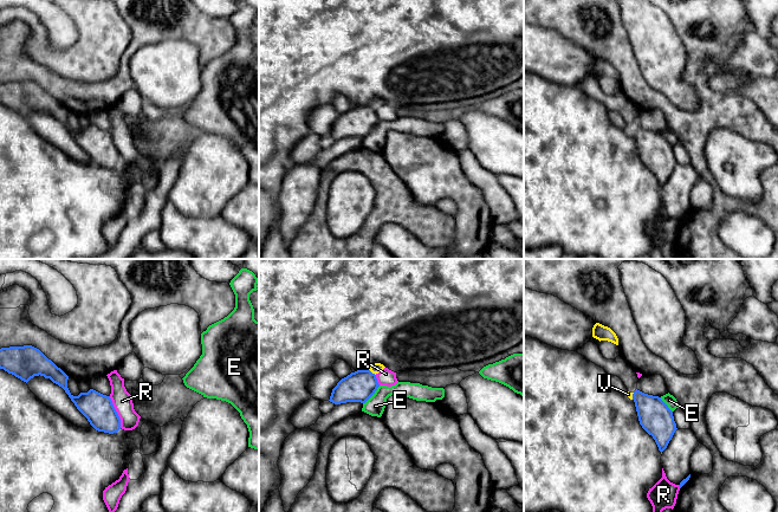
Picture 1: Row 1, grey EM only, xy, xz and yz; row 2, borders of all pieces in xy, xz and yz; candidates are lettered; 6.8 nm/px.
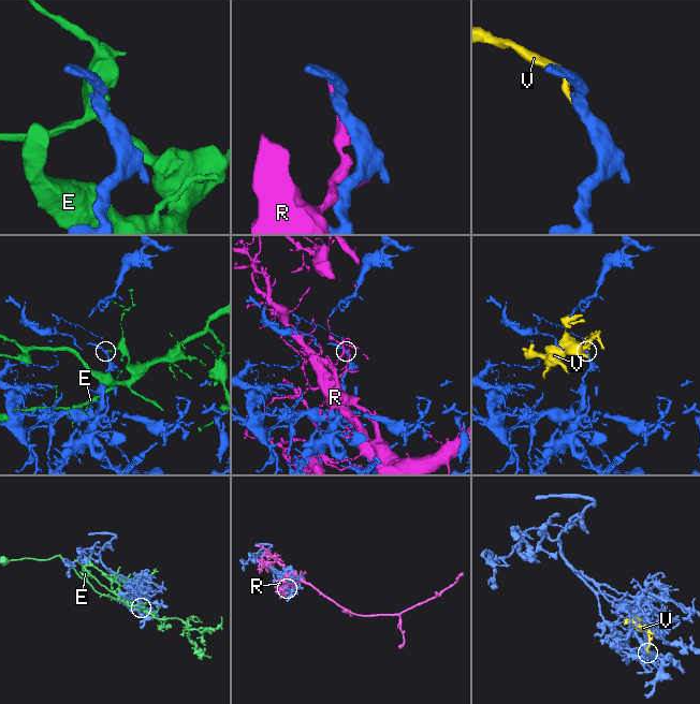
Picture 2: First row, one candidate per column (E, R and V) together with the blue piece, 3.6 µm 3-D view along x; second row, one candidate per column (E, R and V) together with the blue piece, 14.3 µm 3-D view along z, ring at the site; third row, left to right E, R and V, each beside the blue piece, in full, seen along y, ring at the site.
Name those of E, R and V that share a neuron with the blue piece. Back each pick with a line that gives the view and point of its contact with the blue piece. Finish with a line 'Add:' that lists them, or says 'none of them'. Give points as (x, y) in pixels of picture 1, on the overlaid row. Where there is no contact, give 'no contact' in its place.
Add: none of them

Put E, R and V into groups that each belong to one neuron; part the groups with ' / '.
E / R / V

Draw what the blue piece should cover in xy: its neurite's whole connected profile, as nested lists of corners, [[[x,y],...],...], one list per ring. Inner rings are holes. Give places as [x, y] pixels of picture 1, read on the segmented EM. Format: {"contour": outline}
{"contour": [[[32,345],[1,348],[0,369],[26,383],[39,375],[50,378],[65,390],[96,430],[114,434],[121,429],[121,419],[110,396],[93,389],[73,396],[67,388],[69,376],[39,349]]]}

